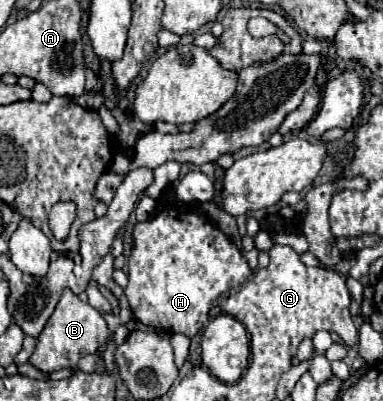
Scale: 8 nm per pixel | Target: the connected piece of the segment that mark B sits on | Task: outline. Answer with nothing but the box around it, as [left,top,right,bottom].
[29,289,109,373]

